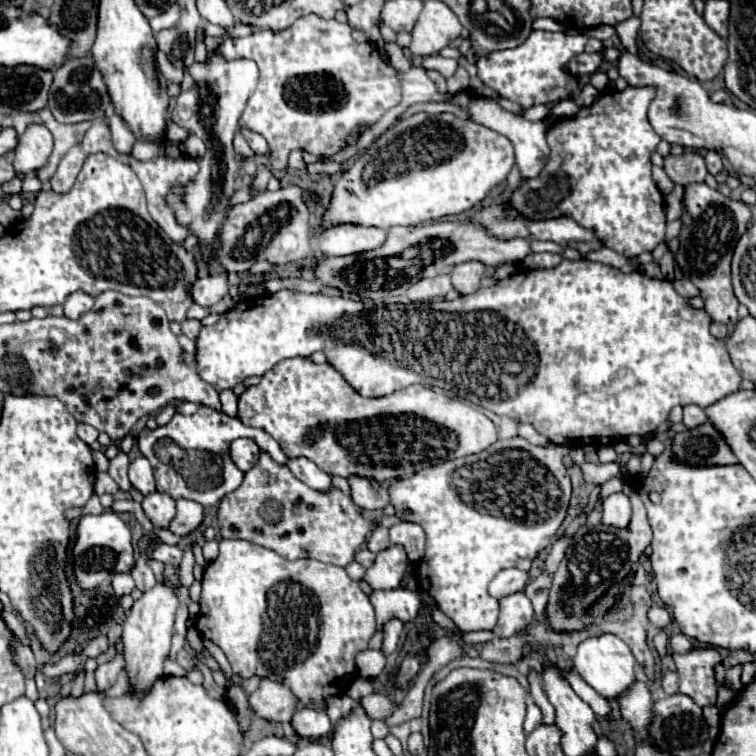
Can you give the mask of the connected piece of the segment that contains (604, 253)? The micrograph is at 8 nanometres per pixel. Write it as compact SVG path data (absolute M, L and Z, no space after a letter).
M602 246L600 250L596 250L596 252L588 252L584 254L583 258L585 260L602 262L602 264L610 264L610 266L616 266L616 268L622 268L624 264L626 264L626 256L622 256L622 254L616 254L614 250L610 250L610 248L606 248L606 246Z

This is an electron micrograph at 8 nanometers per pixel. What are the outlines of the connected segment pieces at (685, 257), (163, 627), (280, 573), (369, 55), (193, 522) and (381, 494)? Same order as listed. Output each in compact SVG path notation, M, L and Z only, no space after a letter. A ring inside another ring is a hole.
M686 184L684 186L684 210L682 210L682 230L680 248L676 252L676 262L682 274L692 280L700 290L704 300L704 312L712 322L736 324L738 322L738 300L732 292L730 282L730 260L736 242L744 234L750 222L750 208L744 202L736 202L708 184Z
M166 564L164 566L164 578L162 582L156 582L154 588L144 592L140 600L134 602L126 622L124 622L124 658L126 658L126 670L130 674L130 690L148 690L152 682L164 676L162 664L164 658L170 654L170 640L174 632L174 620L176 620L176 610L180 606L180 600L176 596L176 588L180 586L180 576L178 568Z
M220 540L220 554L214 562L208 564L208 568L204 570L204 578L202 578L202 598L200 598L200 614L196 618L196 628L204 638L210 638L214 644L218 644L222 648L222 652L226 654L228 662L232 664L232 672L240 678L250 678L250 674L258 674L258 676L266 676L272 678L274 682L284 682L286 686L292 688L292 692L298 696L300 700L300 708L314 708L314 710L322 710L322 700L326 696L336 696L336 694L344 694L348 688L348 682L356 678L356 654L360 650L368 648L368 640L372 638L372 634L376 632L376 620L374 620L374 608L368 600L368 596L360 590L360 586L348 578L344 568L338 566L328 566L320 560L286 560L282 556L278 556L274 550L264 548L264 546L256 546L252 542L244 542L244 540Z
M308 14L280 32L258 30L244 38L228 38L220 44L220 52L224 58L252 58L260 68L260 84L248 100L248 106L240 118L240 126L256 130L266 138L272 152L270 166L274 170L286 168L288 154L296 148L316 156L334 156L346 146L346 138L354 128L368 128L376 124L402 100L400 82L396 82L396 68L388 64L380 56L378 48L372 48L370 42L358 44L352 38L352 28L348 24L336 22L334 18L326 20L316 14Z
M178 500L176 502L176 516L170 522L168 530L176 536L186 536L202 524L202 518L204 518L204 508L198 502Z
M352 474L352 476L348 476L348 484L350 484L350 492L352 492L354 502L362 510L382 510L390 502L388 490L372 478Z

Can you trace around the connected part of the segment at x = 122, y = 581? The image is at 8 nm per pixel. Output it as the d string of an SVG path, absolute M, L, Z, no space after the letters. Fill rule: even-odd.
M114 574L112 586L114 586L116 596L124 596L124 594L130 594L130 592L132 592L134 580L132 580L130 574Z

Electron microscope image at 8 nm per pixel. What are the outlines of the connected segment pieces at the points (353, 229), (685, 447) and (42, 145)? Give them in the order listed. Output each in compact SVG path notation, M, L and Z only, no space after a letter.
M336 224L322 228L318 234L320 250L326 256L348 256L354 252L374 250L384 242L386 230L360 224Z
M704 422L692 430L684 430L668 442L674 460L690 466L730 466L738 464L724 436L712 422Z
M28 124L24 134L20 134L18 146L14 150L14 170L28 174L44 166L52 154L52 134L44 124Z

